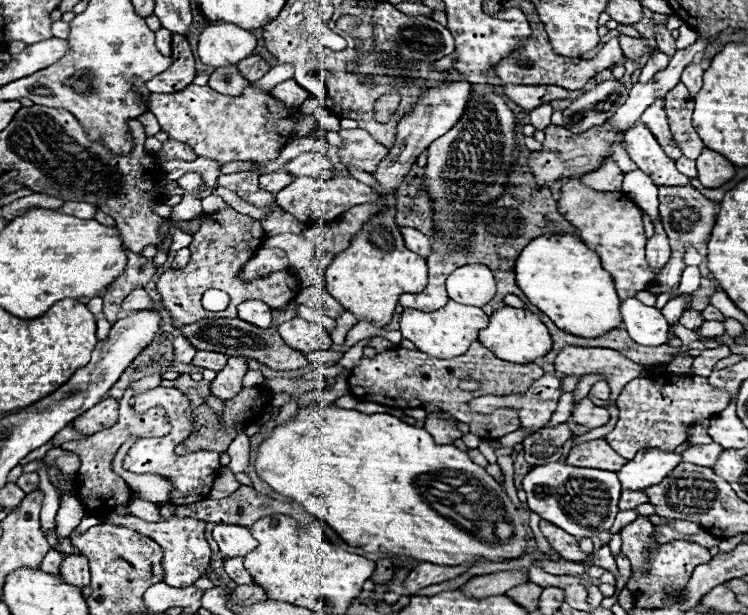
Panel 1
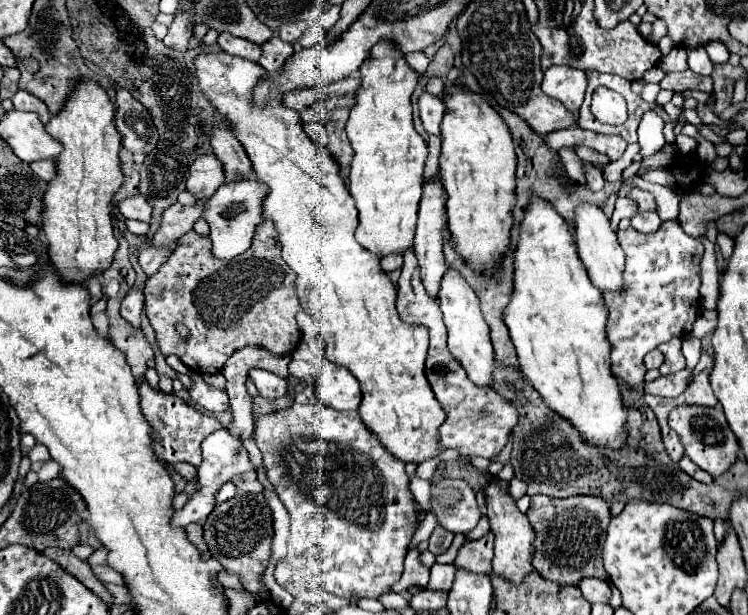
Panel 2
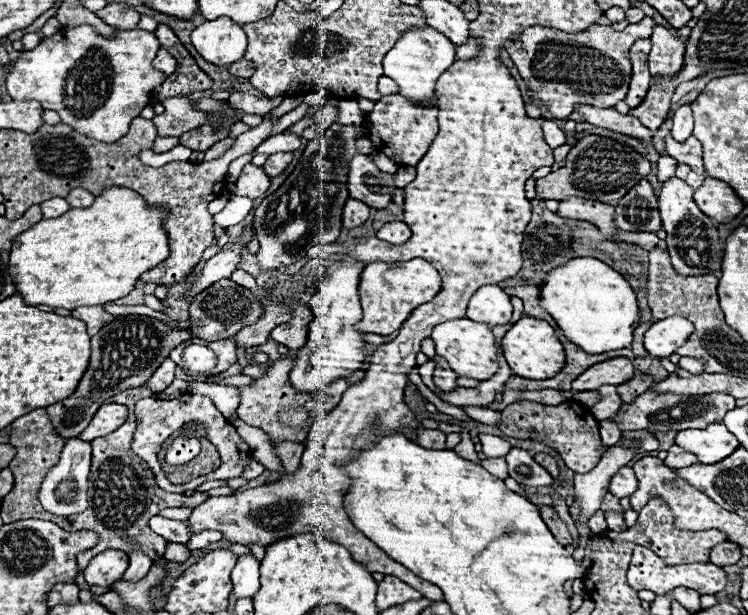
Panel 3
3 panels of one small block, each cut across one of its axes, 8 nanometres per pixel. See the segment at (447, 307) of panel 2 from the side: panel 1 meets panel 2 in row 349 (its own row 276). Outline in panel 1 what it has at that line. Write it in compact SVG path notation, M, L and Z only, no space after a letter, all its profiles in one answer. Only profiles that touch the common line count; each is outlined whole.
M466 264L448 276L448 296L454 302L482 308L496 294L492 270L484 264Z

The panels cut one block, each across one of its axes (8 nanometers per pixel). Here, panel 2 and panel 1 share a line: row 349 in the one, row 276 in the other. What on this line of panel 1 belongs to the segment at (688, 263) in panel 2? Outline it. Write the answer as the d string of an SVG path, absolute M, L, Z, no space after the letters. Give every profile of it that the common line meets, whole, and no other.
M572 178L560 190L558 210L572 226L578 228L580 240L600 254L602 268L614 278L620 300L632 298L646 290L648 282L654 280L654 272L650 270L644 254L646 234L640 208L628 196L622 192L598 192L584 186L580 178Z

